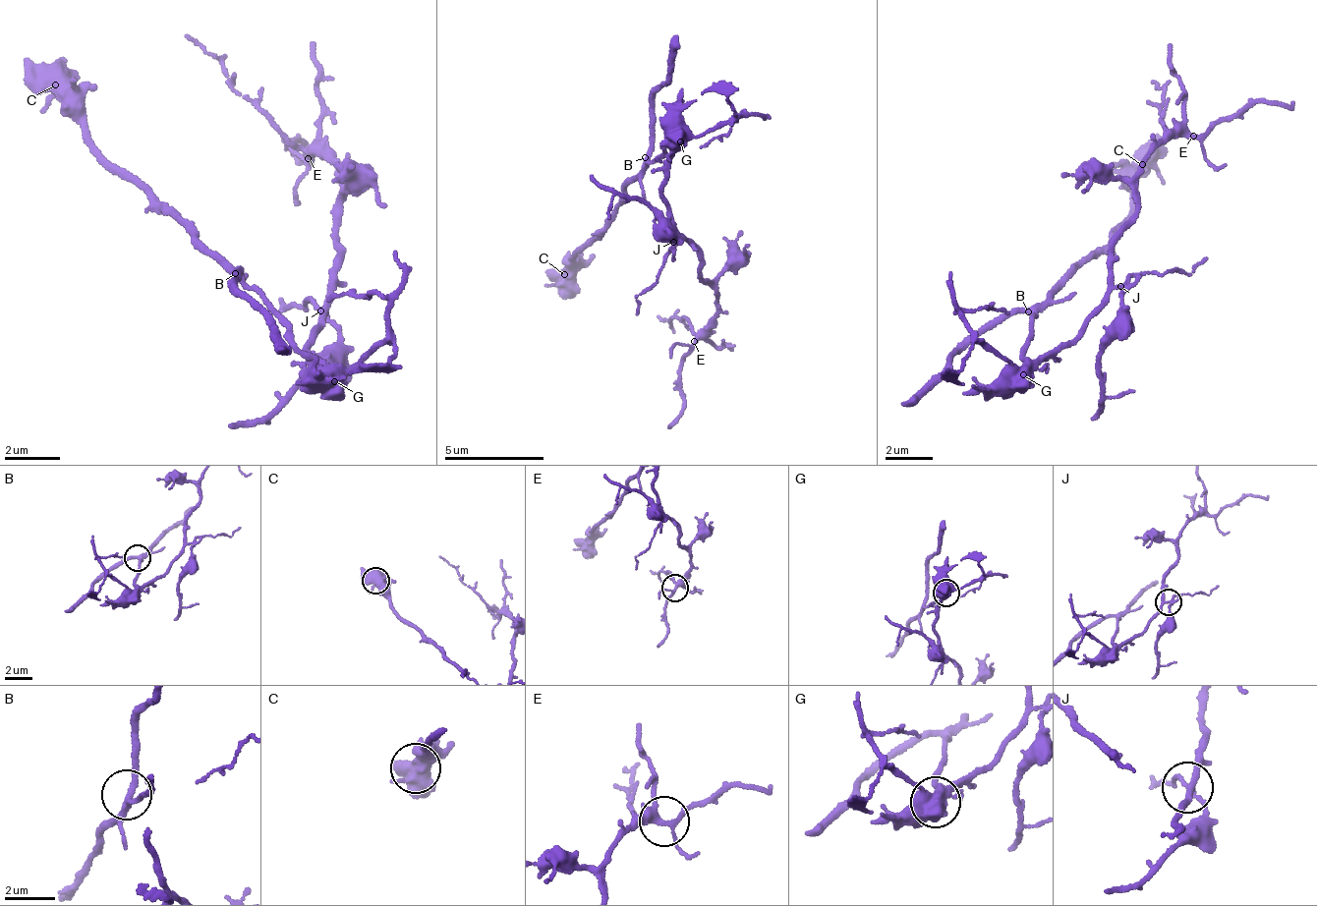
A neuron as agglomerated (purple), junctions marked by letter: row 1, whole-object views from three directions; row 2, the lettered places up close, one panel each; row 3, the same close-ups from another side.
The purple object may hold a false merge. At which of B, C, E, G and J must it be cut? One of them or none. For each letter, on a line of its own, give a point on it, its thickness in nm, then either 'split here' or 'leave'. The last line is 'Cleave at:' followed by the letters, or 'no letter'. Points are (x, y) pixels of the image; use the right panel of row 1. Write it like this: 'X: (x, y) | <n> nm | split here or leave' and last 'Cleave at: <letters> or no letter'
B: (1028, 311) | 240 nm | leave
C: (1142, 164) | 550 nm | leave
E: (1193, 136) | 280 nm | leave
G: (1023, 374) | 550 nm | split here
J: (1120, 286) | 200 nm | leave
Cleave at: G

